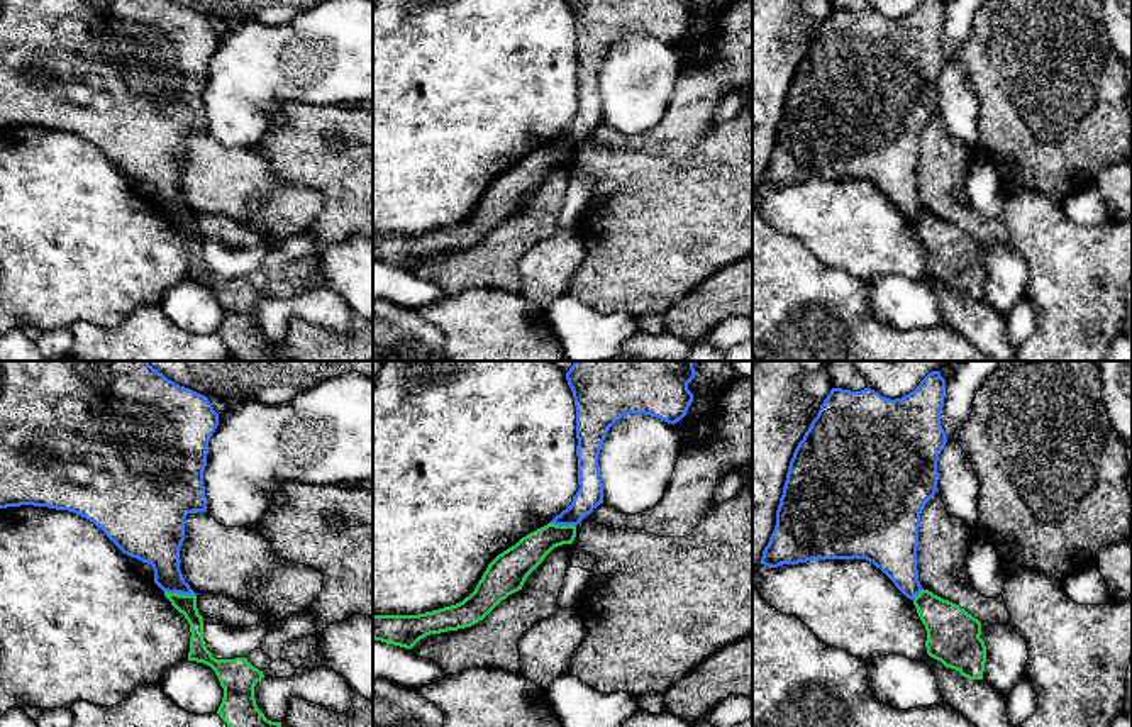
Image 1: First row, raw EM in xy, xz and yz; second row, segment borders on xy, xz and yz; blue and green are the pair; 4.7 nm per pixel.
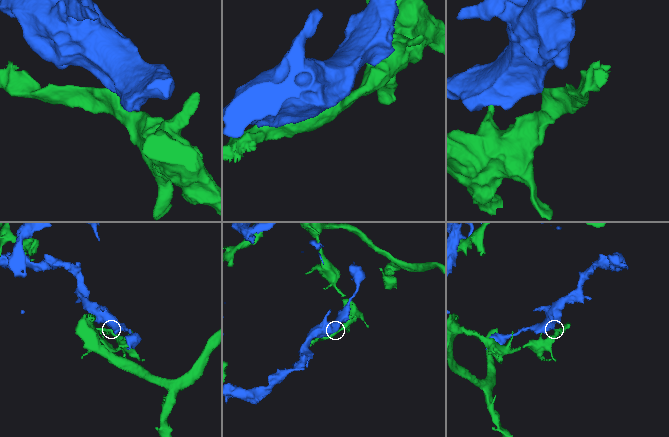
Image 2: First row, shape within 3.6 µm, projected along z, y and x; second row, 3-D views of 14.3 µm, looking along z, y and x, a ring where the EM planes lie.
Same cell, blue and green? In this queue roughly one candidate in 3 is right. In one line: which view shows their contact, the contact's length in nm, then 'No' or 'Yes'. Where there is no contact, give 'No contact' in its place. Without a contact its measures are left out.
Touches blue in xy. Shared border 160 nm. No

